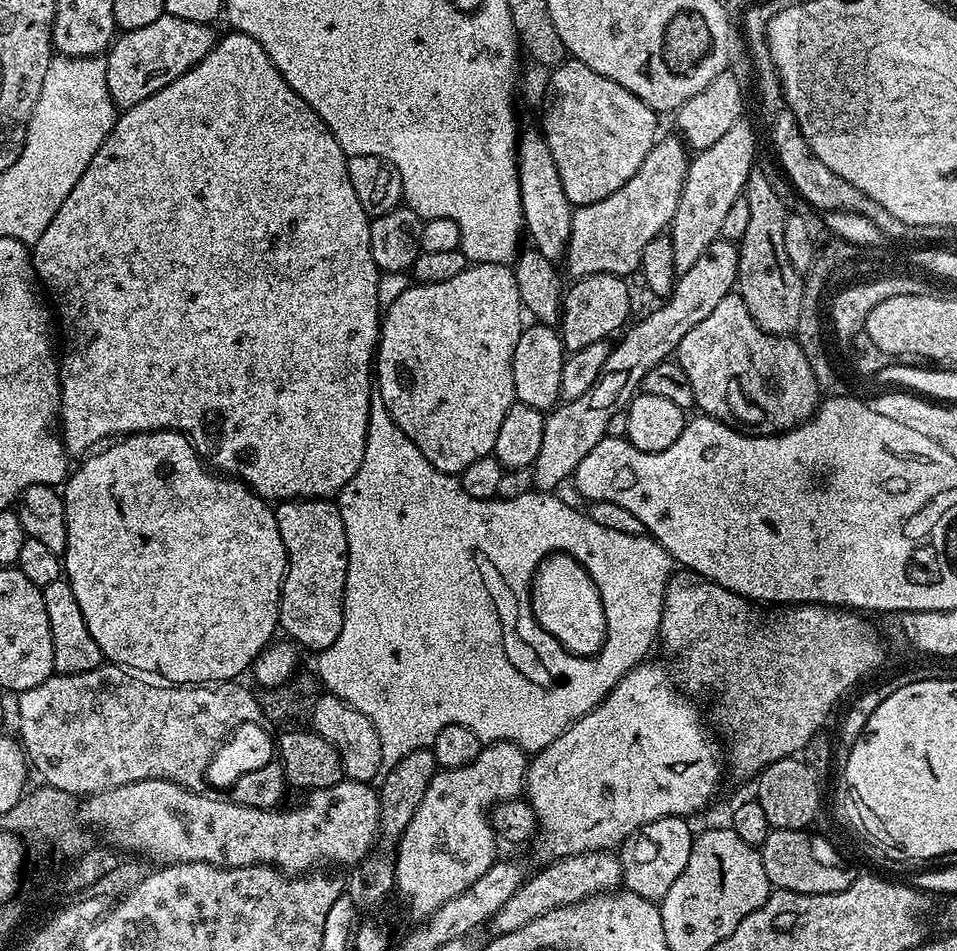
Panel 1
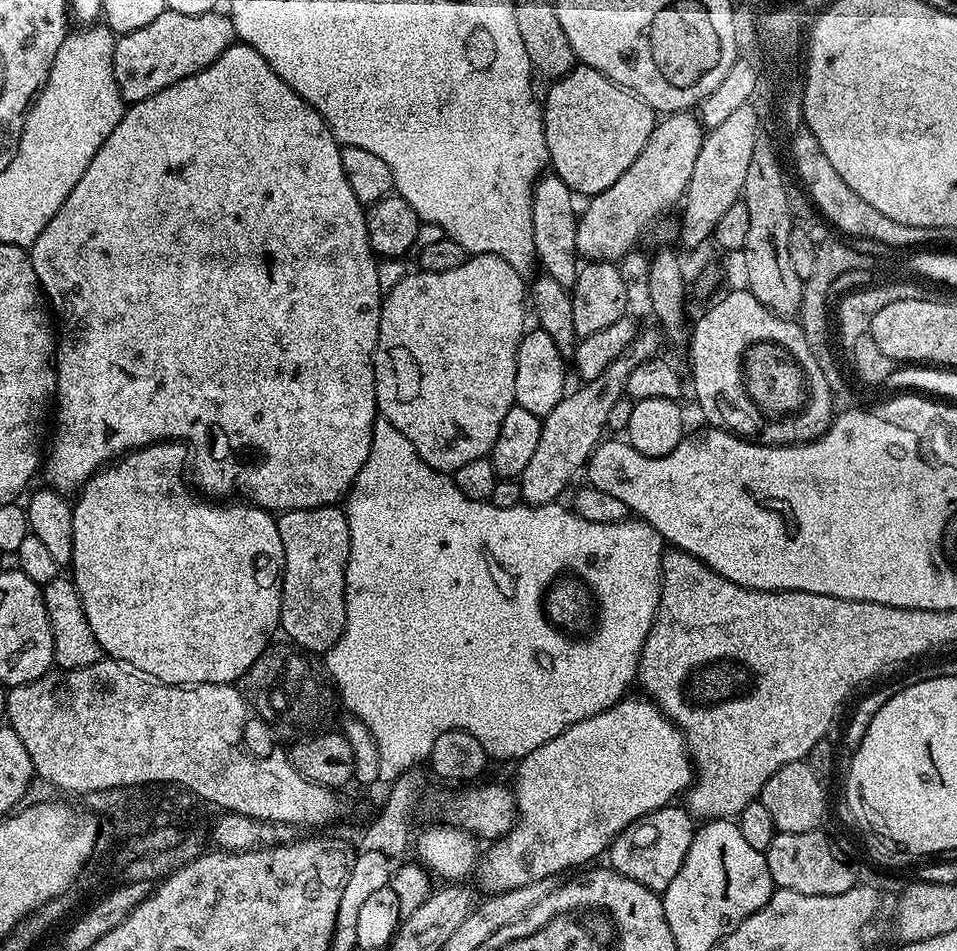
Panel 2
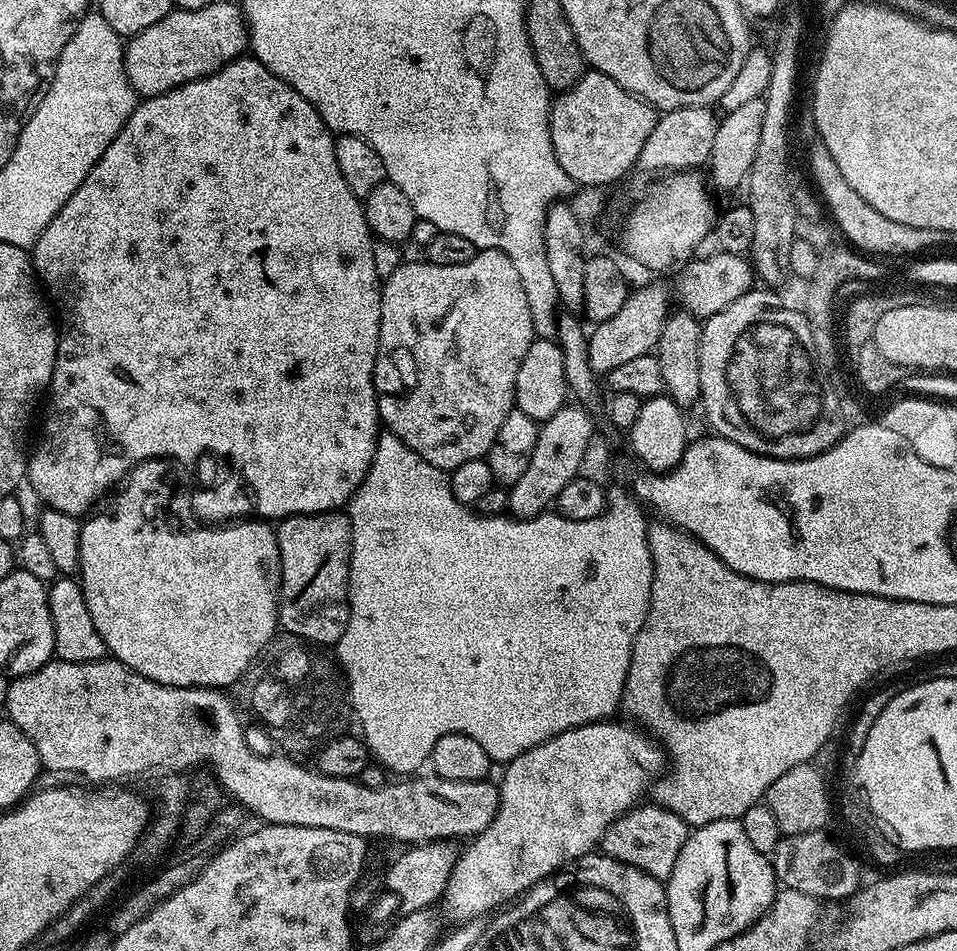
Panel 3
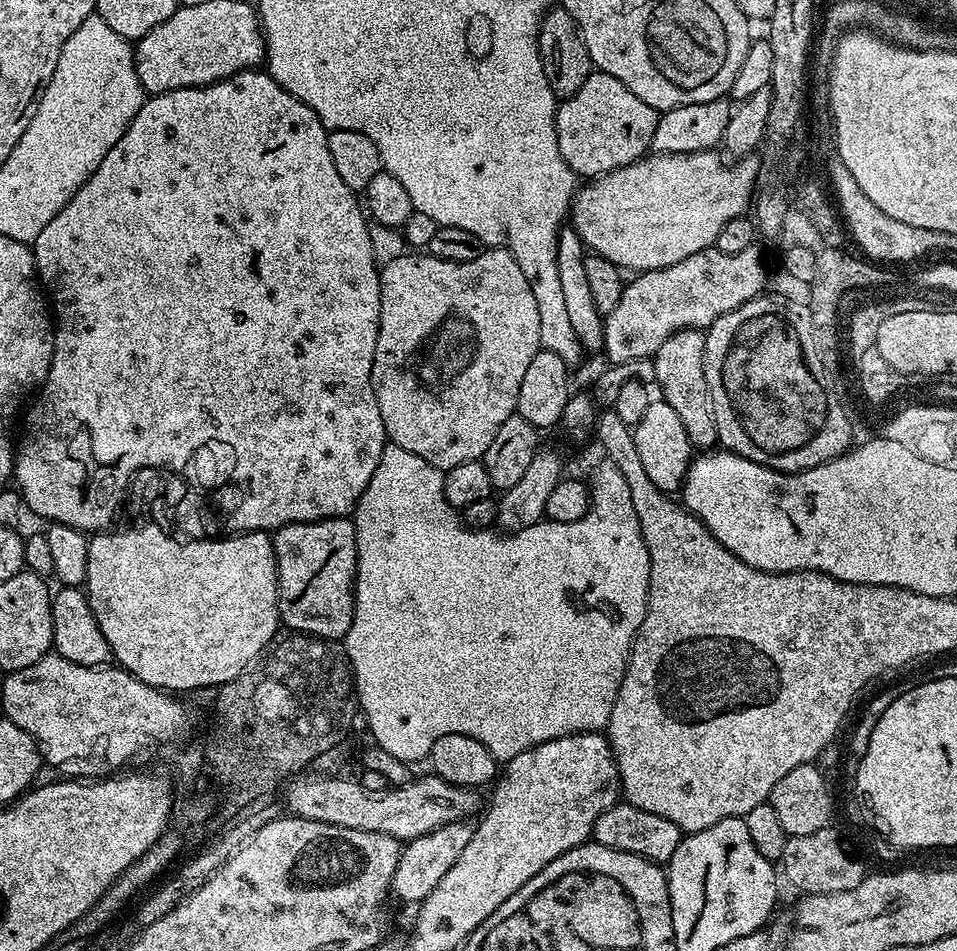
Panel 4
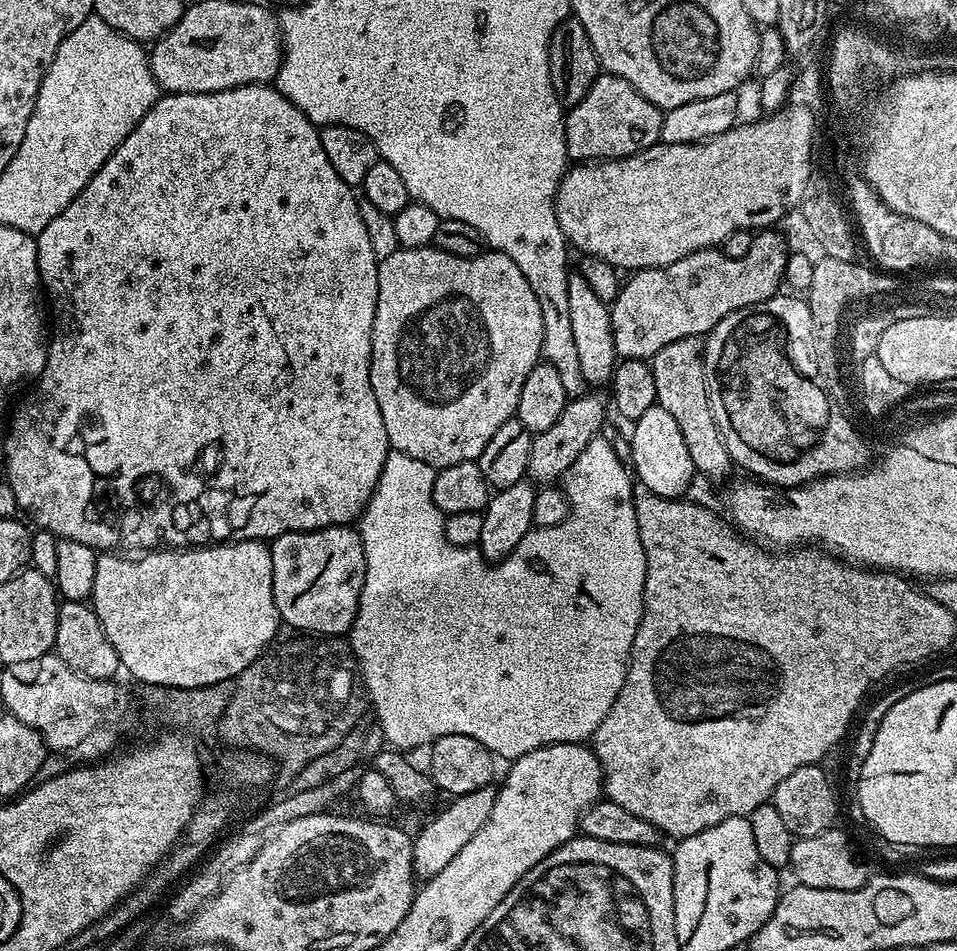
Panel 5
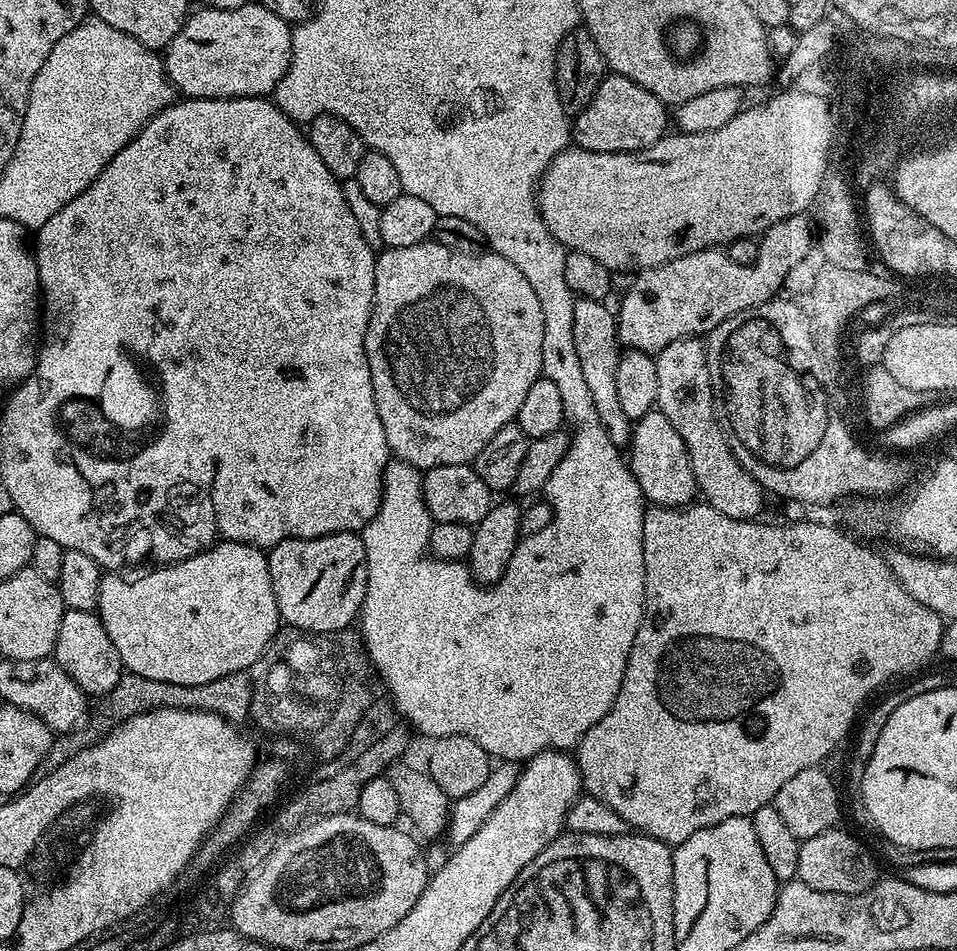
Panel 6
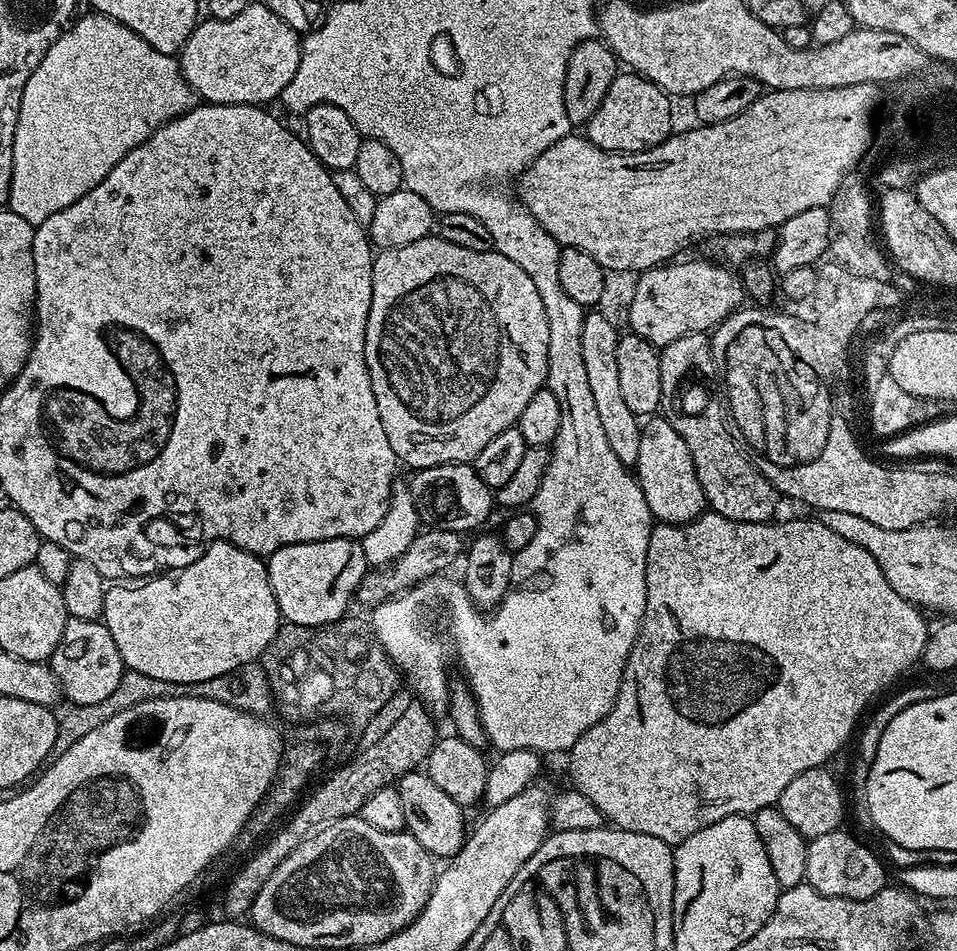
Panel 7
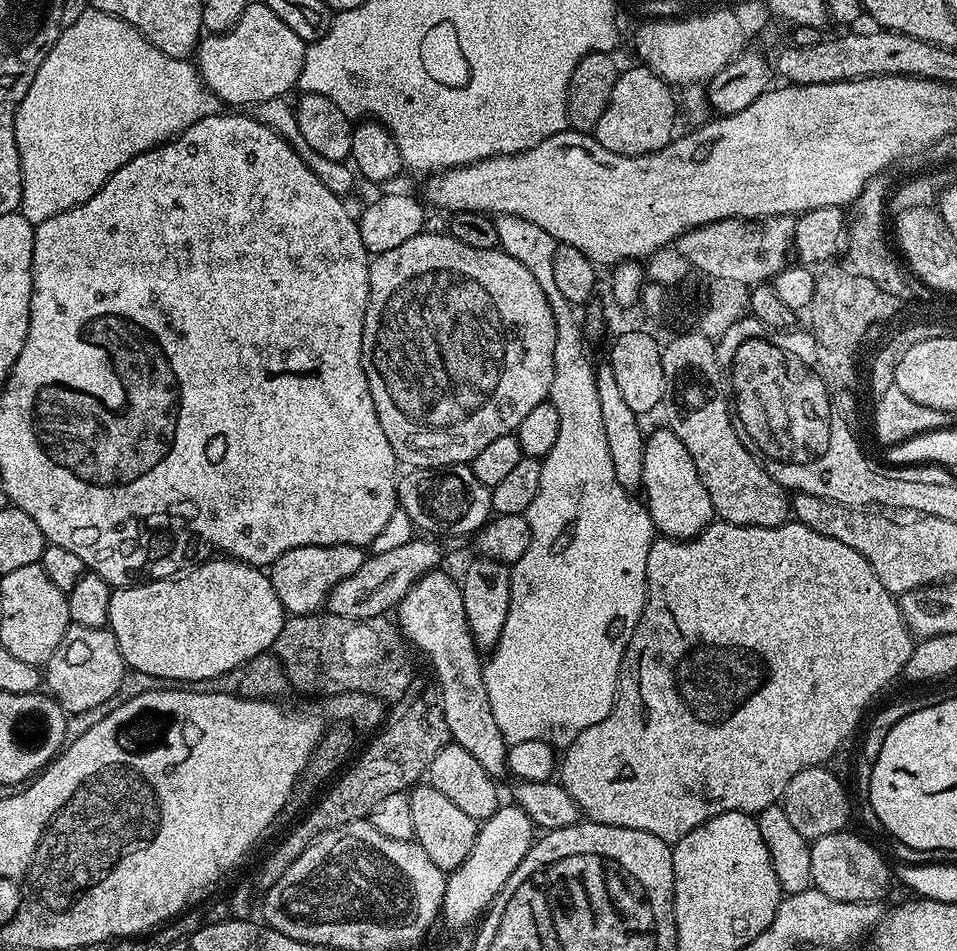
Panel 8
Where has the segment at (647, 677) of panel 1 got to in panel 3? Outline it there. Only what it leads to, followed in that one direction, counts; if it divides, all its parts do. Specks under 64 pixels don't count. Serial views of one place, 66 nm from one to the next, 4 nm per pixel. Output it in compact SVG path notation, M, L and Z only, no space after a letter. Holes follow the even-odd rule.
M616 722L571 728L507 761L505 768L508 769L504 777L498 780L500 805L494 822L471 837L469 844L472 845L457 855L442 897L445 917L448 915L456 920L452 922L463 922L503 909L509 902L523 896L539 880L545 880L569 862L589 855L599 845L608 827L623 812L629 812L641 803L640 795L643 792L645 795L654 778L665 771L666 753L647 731L637 730L631 723L612 723Z

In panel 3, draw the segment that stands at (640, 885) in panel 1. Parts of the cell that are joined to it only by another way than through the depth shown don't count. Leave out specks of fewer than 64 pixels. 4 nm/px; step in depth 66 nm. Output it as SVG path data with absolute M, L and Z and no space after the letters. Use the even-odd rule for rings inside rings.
M644 802L623 812L602 834L598 848L603 855L614 858L618 862L626 862L626 866L634 866L655 880L667 881L674 870L674 862L678 862L678 854L682 854L682 846L686 846L686 838L690 825L678 814L661 808L655 802Z

